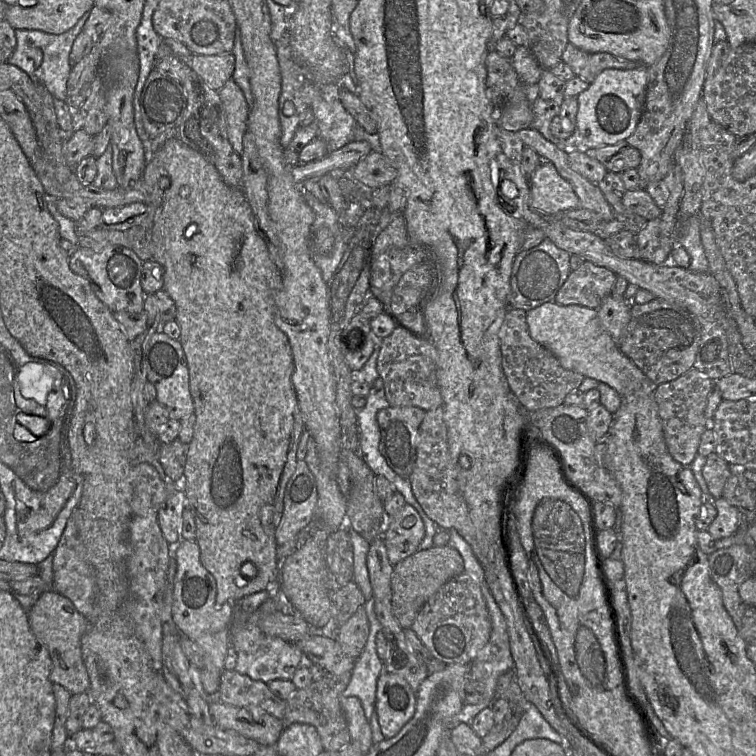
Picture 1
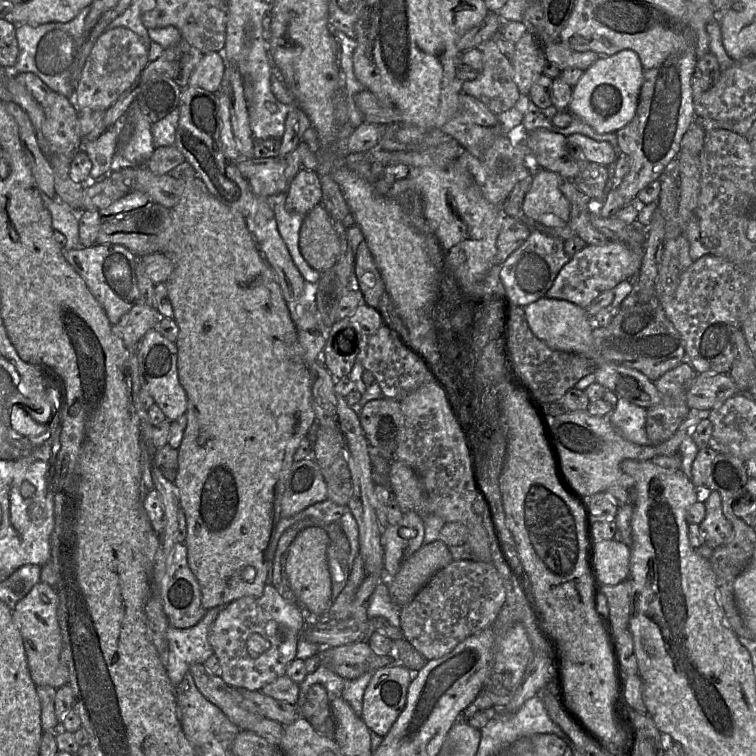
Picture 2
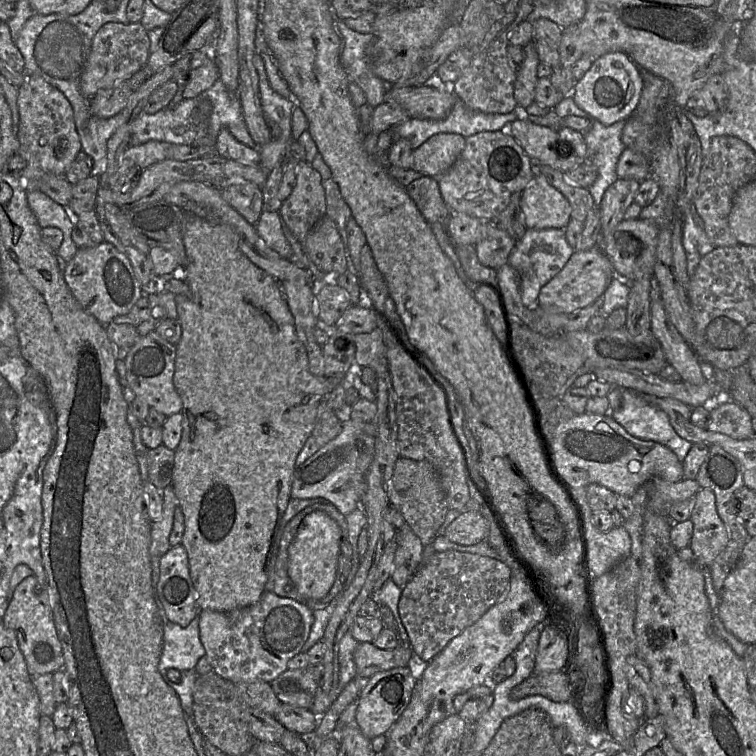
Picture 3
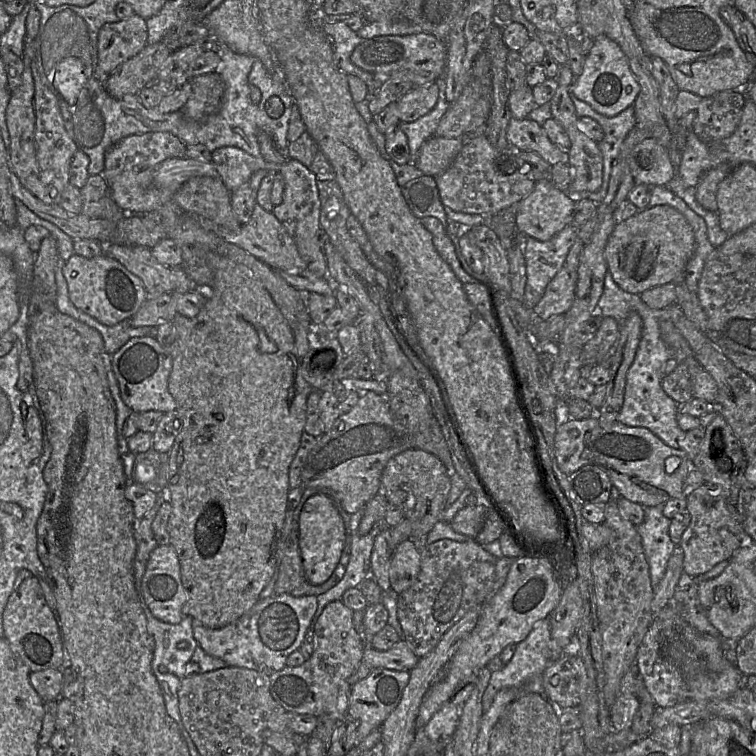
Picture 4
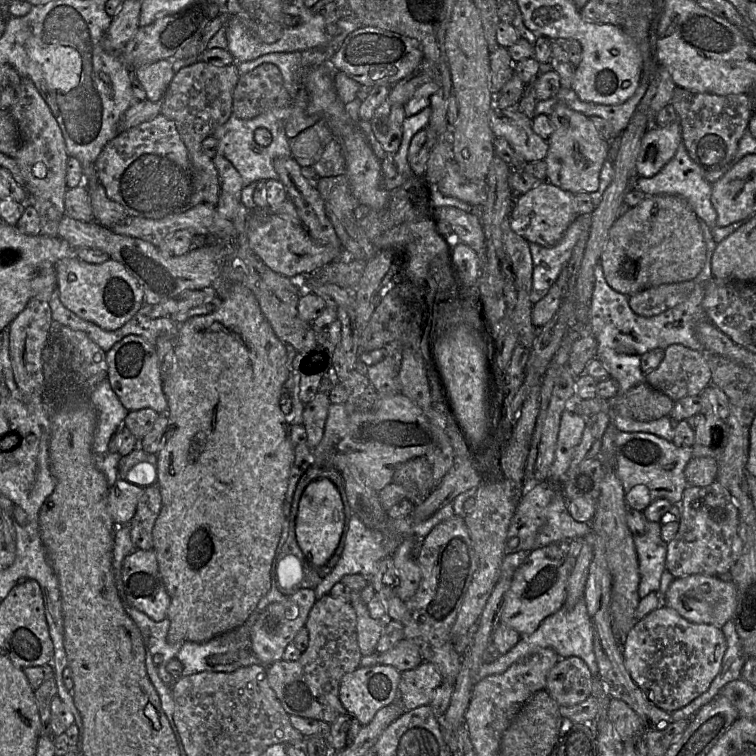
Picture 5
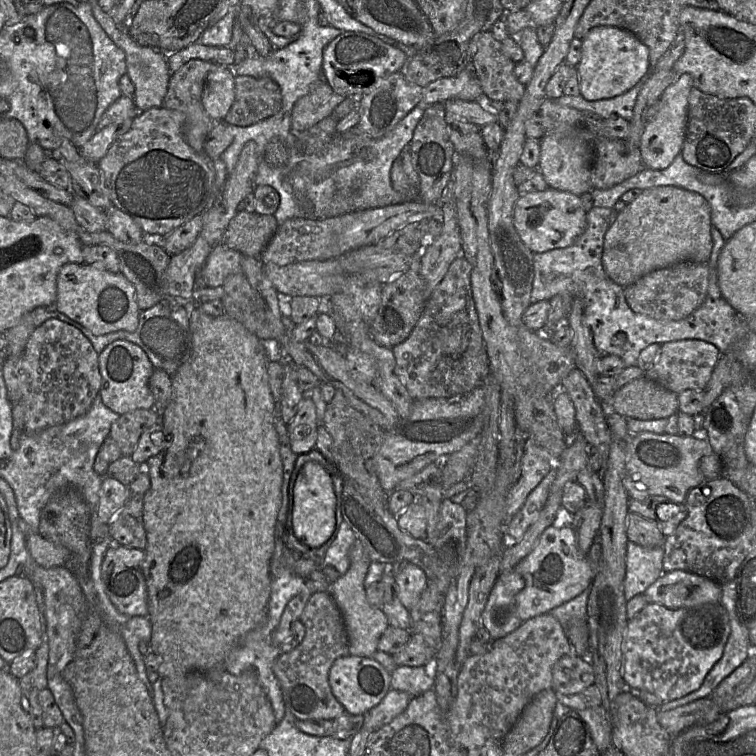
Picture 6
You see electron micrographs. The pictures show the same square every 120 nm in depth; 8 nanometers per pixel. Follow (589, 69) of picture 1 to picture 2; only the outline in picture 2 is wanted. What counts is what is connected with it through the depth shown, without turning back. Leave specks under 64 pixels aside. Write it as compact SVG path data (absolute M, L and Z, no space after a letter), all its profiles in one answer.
M560 41L544 46L544 54L547 61L554 63L560 70L578 68L585 71L601 57L594 51L577 52Z

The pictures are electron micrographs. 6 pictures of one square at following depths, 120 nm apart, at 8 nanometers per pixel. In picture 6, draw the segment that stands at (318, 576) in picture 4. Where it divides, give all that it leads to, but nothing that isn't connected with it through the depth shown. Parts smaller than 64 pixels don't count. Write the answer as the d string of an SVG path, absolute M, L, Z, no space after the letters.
M309 461L300 470L292 497L292 519L295 536L304 545L318 548L325 544L336 529L336 496L331 475L319 463Z

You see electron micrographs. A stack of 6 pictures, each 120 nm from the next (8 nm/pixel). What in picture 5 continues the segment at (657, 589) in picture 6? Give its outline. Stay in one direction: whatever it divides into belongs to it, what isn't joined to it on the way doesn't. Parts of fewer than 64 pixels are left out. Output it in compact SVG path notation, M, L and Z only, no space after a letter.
M693 574L678 577L671 582L663 594L663 603L691 622L708 623L722 628L734 616L737 588L734 582L724 581L719 576Z

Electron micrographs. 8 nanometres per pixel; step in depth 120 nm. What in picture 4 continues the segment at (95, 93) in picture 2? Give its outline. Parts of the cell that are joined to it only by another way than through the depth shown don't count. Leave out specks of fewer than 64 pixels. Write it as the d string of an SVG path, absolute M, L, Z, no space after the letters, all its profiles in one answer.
M136 13L129 18L104 24L98 34L97 77L105 81L112 71L137 55L147 44L146 20Z

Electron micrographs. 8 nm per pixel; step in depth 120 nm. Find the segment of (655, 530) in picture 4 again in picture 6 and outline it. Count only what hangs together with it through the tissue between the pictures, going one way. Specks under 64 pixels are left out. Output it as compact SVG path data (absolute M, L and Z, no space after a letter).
M628 542L624 595L628 601L643 594L663 573L664 546L647 548Z

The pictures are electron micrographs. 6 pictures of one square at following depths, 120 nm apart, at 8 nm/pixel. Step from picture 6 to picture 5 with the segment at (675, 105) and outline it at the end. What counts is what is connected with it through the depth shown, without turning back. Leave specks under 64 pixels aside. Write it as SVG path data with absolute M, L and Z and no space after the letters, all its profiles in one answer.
M680 120L665 126L650 127L642 138L637 157L639 176L655 176L672 159L681 142Z

